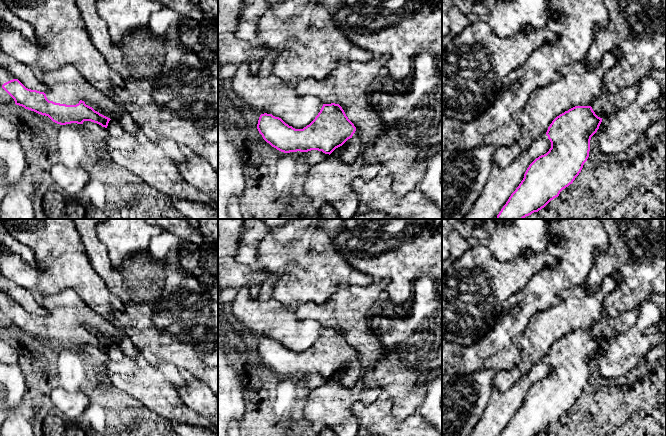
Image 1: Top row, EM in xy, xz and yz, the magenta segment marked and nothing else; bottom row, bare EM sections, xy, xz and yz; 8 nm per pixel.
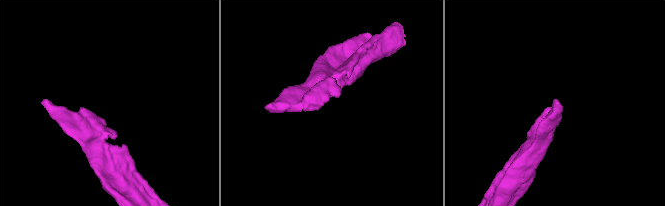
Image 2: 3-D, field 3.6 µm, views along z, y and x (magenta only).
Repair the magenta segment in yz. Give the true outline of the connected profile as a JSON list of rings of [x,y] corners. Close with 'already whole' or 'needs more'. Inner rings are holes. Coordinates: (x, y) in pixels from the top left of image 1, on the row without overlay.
[[[575,330],[557,340],[546,356],[551,366],[551,372],[546,378],[539,380],[529,389],[523,404],[511,418],[500,436],[538,436],[551,424],[558,421],[560,416],[572,408],[581,396],[584,387],[589,381],[591,361],[599,353],[601,346],[602,342],[595,338],[591,330]]] | already whole

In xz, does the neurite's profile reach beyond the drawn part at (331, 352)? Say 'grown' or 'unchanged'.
unchanged

